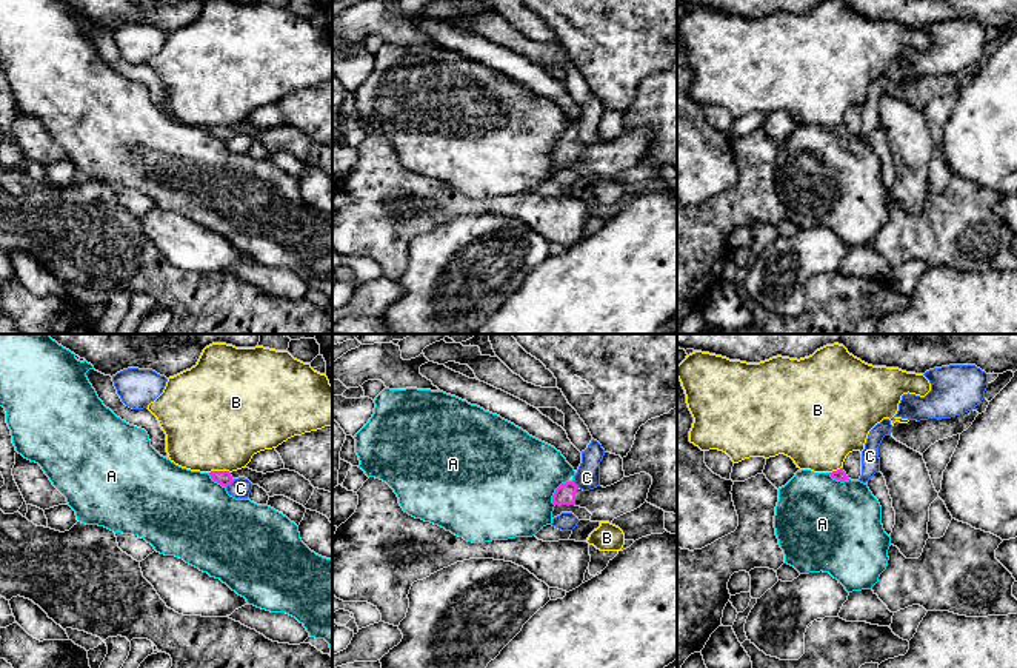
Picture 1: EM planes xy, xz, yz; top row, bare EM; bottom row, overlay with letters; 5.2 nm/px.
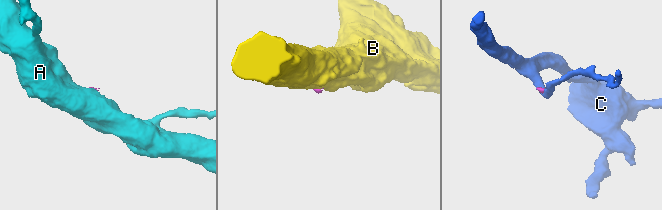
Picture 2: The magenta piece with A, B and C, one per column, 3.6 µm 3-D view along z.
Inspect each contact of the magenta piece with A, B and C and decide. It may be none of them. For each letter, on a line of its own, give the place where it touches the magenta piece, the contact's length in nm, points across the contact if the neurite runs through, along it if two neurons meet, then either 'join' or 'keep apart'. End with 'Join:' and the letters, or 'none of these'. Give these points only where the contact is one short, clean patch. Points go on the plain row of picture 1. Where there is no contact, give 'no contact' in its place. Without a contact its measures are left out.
A: contact xz (556, 145); length 160 nm; border xz (571, 136), (563, 137), (556, 145), (553, 151), (554, 160); keep apart
B: contact xy (219, 126); length 110 nm; border xy (230, 126), (210, 128); keep apart
C: contact xy (230, 139); length 60 nm; border xy (234, 134), (226, 142); keep apart
Join: none of these

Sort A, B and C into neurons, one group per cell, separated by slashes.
A / B / C

